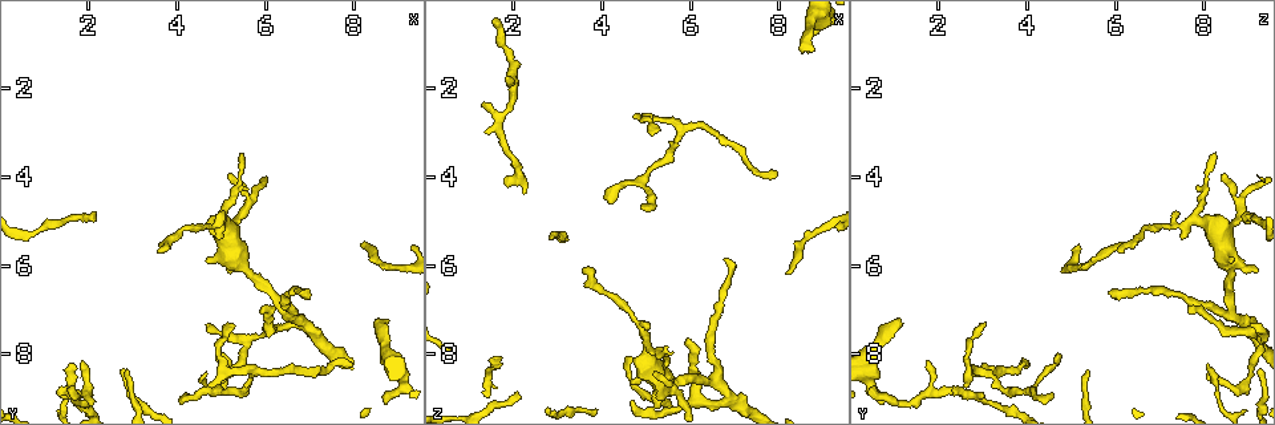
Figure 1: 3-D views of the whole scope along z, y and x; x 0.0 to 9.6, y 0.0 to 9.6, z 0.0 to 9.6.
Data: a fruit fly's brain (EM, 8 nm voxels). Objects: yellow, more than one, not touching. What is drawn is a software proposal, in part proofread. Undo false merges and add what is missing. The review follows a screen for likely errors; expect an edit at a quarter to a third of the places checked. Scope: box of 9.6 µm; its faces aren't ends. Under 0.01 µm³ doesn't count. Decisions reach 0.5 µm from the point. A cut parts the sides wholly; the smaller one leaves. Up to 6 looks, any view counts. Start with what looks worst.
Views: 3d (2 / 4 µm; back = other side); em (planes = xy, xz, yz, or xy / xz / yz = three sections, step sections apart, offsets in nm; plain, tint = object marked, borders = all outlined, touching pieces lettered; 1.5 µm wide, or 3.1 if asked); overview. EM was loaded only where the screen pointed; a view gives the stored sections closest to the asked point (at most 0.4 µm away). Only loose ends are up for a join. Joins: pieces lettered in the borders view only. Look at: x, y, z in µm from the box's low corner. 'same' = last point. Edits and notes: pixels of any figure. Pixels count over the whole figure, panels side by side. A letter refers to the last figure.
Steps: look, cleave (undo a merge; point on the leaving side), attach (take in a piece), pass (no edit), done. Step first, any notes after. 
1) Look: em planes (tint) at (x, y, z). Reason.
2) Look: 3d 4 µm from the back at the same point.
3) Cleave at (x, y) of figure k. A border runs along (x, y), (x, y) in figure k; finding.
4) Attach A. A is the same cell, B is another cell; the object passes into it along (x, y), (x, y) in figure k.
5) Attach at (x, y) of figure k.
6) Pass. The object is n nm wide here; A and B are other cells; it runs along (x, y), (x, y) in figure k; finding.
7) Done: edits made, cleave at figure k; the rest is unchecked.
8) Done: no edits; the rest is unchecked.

Look: 3d 2 µm at (8.70, 9.10, 0.70). Branch stops here.

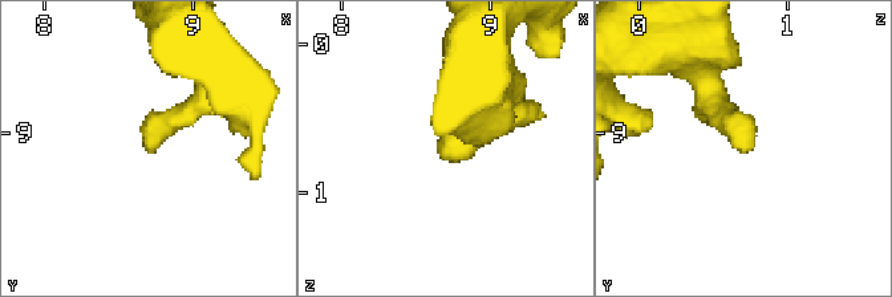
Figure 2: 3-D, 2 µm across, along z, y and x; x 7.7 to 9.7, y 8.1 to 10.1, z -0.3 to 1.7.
Look: em planes (borders) at (8.72, 9.14, 0.70). Need the tissue.

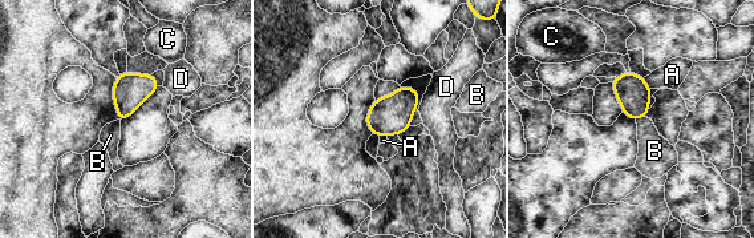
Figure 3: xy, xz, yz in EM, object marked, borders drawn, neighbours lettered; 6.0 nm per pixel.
Pass. A, B, C and D are other cells; a border runs along (644, 116), (636, 120) in figure 3; none of them fits.

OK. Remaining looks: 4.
Look: em xz step 4 (tint) at (2.10, 4.80, 8.95). Tapers out.

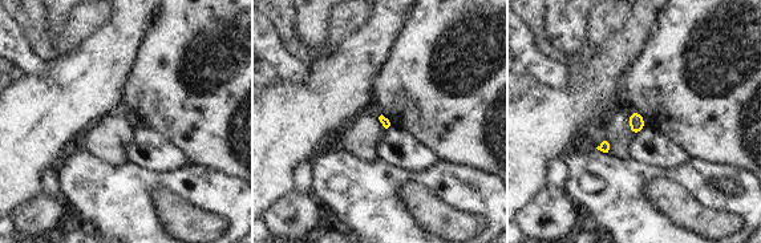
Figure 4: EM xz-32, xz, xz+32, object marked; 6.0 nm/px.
Look: em planes (borders) at the same point.

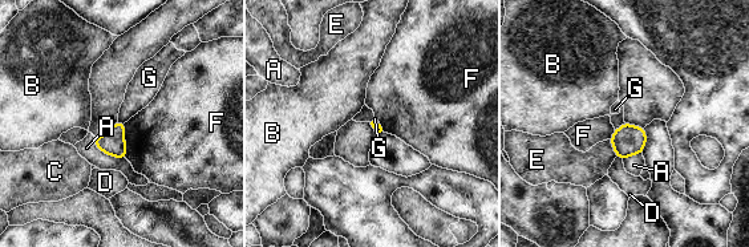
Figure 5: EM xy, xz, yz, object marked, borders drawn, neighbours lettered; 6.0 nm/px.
Pass. The longest contact is with A, 260 nm; A, B, C, D, E, F and G are other cells; a border runs along (118, 120), (124, 122) in figure 5; none of them fits.

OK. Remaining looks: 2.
Look: em planes (tint) at (1.85, 8.20, 1.65). Tapers out.

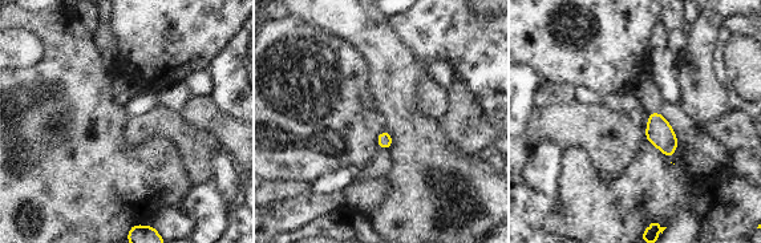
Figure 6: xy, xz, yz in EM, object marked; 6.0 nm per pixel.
Look: em planes (borders) at the same point. What lies round it.

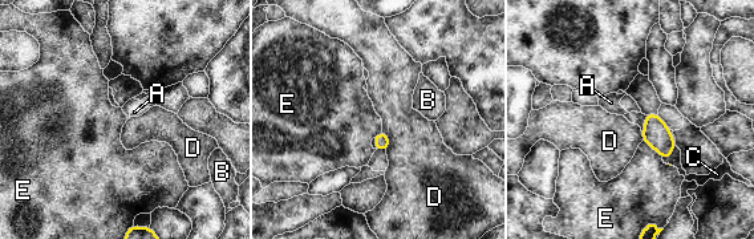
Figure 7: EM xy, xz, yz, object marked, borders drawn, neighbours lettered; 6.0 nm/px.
Pass. The object is 100 nm wide here; A, B, C, D and E are other cells; none of them fits.

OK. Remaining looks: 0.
Done: no edits; the rest is unchecked.

